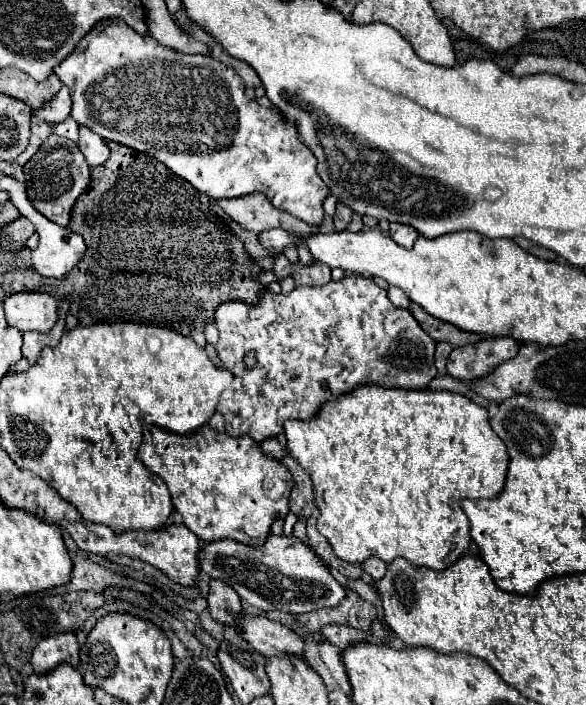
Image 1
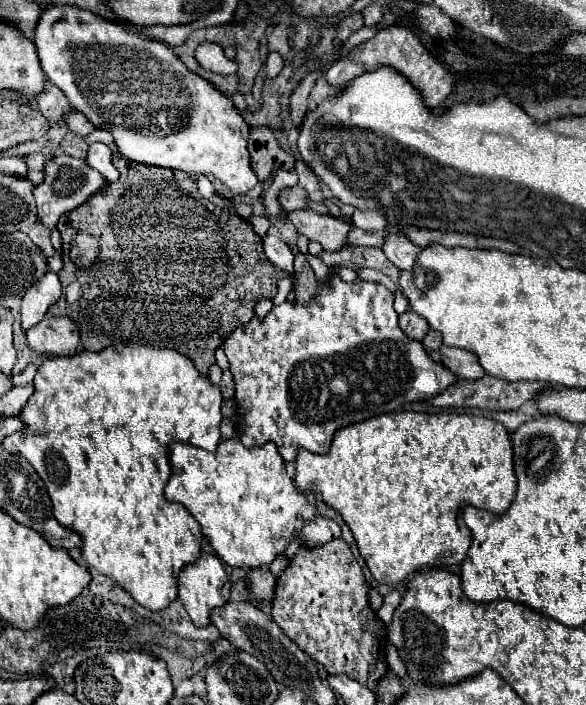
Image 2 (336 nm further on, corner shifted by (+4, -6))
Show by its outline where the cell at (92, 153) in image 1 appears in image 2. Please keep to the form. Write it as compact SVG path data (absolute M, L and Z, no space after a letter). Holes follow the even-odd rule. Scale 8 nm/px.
M103 143L89 145L85 161L87 161L89 167L99 171L107 181L117 181L119 179L119 171L111 163L111 149L107 145L103 145Z

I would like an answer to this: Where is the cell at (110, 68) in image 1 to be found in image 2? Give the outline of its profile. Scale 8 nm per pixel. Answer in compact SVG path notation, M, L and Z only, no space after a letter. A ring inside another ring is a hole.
M49 5L33 31L33 43L45 77L65 93L69 103L83 113L93 127L113 135L117 145L115 155L143 165L185 171L187 175L213 177L237 197L259 183L247 149L249 125L233 107L231 99L213 83L189 71L169 45L143 39L139 33L127 31L115 21L107 21L73 5Z

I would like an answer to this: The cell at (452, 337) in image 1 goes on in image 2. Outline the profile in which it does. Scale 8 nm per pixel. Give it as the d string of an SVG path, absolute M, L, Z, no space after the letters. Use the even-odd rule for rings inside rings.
M411 309L399 315L399 327L415 341L423 341L423 337L429 333L429 323Z

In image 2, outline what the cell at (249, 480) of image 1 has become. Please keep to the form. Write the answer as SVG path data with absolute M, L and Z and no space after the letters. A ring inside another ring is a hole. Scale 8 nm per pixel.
M237 437L221 441L217 451L203 451L187 445L179 439L169 443L169 465L171 477L165 485L165 497L169 501L185 505L185 509L199 521L203 537L215 549L217 557L231 567L261 567L269 565L279 553L285 551L287 543L303 529L307 519L315 517L315 501L309 501L293 485L293 479L285 471L285 461L277 453L275 443L247 449Z

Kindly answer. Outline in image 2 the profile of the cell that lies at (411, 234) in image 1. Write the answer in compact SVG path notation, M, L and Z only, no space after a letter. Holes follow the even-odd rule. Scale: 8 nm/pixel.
M391 227L385 235L385 241L381 245L385 257L399 269L411 269L415 265L415 259L417 259L417 253L421 251L413 241L407 239L407 235L397 229L397 227Z

